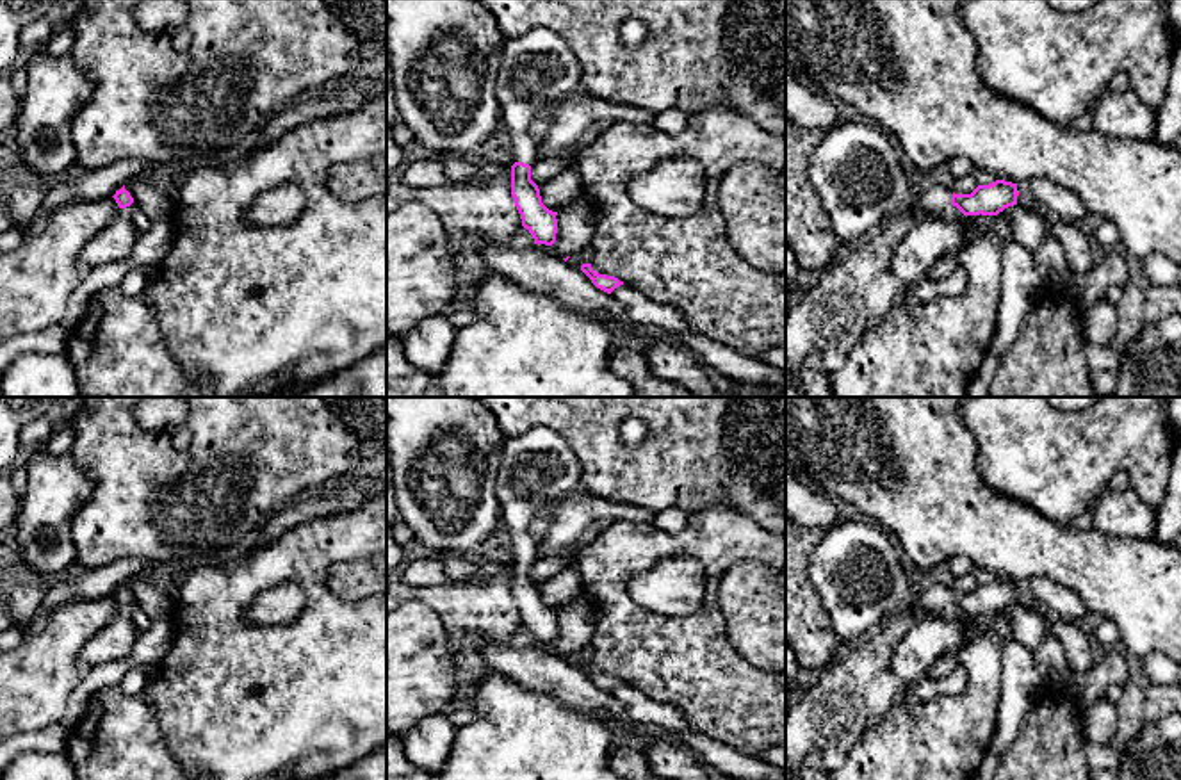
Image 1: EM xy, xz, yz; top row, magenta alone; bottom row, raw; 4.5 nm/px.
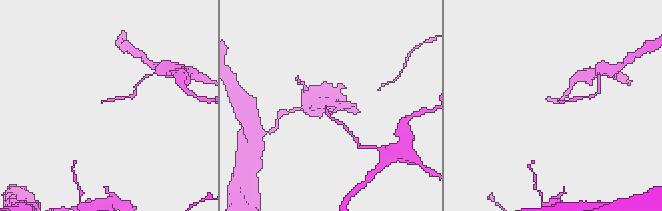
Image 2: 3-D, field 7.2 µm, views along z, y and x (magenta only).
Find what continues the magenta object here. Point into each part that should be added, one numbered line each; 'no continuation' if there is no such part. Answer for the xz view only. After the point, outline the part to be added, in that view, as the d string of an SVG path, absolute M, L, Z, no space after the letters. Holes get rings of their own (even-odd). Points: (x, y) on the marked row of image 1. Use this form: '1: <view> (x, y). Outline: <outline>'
1: xz (538, 70). Outline: M536 27L506 41L495 96L517 162L540 158L534 128L575 89L577 61L558 32Z

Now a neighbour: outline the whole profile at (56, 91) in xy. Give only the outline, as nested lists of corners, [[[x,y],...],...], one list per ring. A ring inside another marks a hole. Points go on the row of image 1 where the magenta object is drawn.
[[[45,46],[27,52],[27,89],[14,123],[21,157],[18,169],[36,183],[77,167],[71,123],[93,94],[93,82],[71,53],[48,55]]]

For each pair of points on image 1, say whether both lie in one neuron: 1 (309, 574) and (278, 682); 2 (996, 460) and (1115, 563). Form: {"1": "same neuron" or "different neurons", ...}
{"1": "same neuron", "2": "different neurons"}

